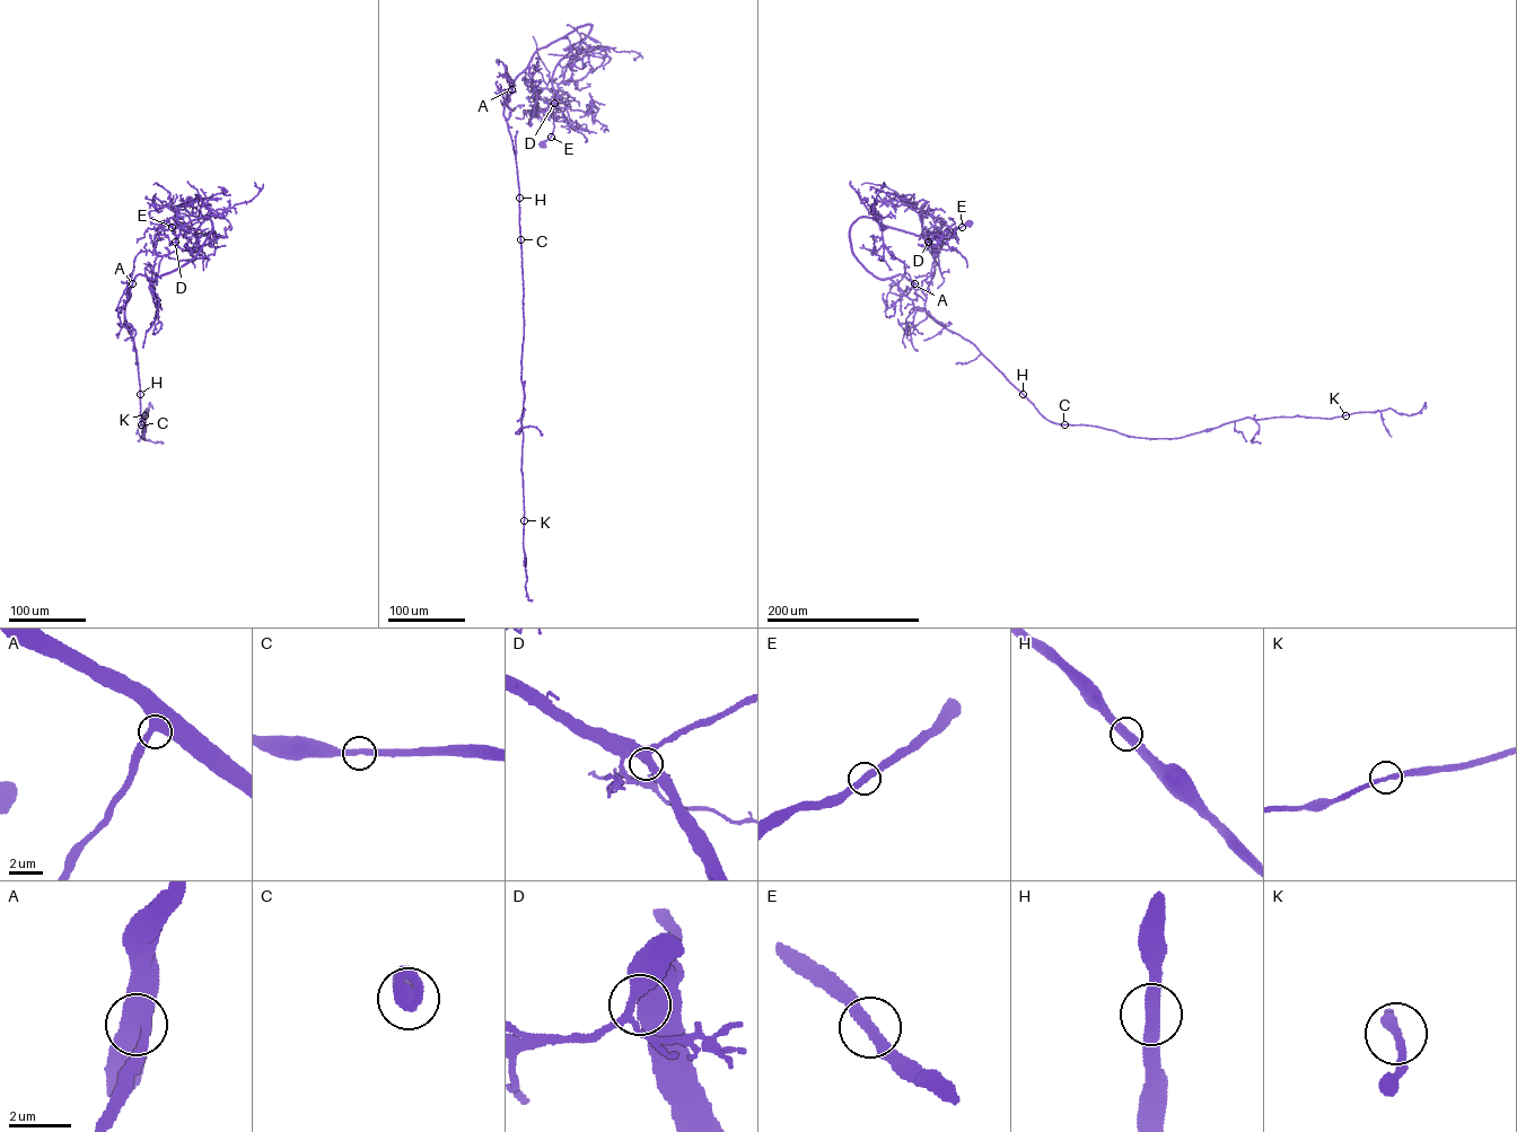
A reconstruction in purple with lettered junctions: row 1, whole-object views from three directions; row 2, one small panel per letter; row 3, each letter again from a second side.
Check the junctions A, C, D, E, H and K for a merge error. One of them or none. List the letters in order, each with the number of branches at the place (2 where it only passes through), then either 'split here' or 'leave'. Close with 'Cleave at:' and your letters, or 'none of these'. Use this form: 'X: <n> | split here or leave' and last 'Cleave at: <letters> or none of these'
A: 2 | leave
C: 2 | leave
D: 2 | leave
E: 2 | leave
H: 2 | leave
K: 2 | leave
Cleave at: none of these

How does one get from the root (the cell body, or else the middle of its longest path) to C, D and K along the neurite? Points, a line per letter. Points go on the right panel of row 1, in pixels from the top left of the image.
C: (970, 222), (927, 240), (860, 217), (851, 252), (877, 278), (913, 281), (929, 316), (1063, 424)
D: (970, 222), (928, 242)
K: (970, 222), (927, 240), (860, 217), (851, 252), (913, 281), (1049, 420), (1171, 439), (1345, 415)

